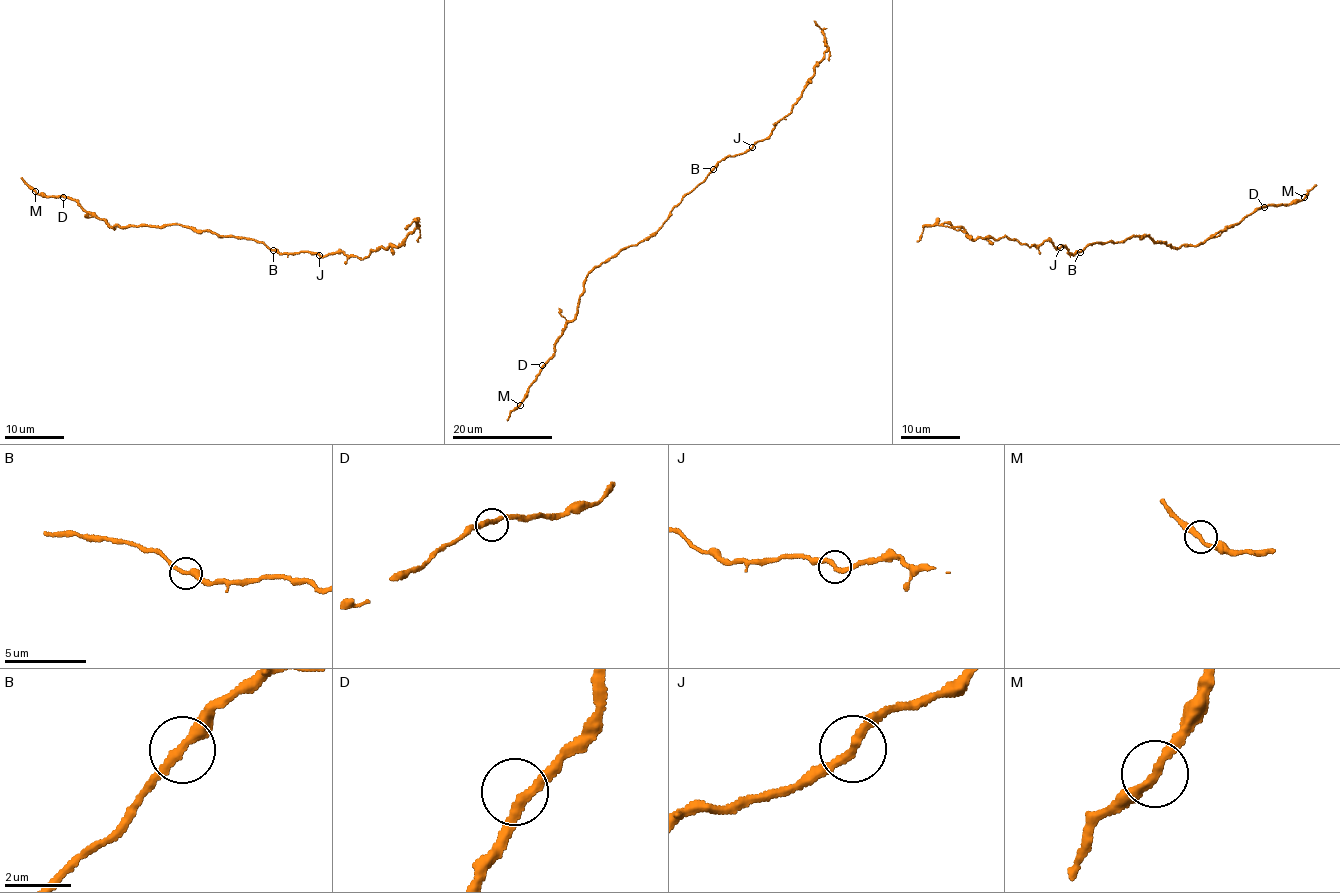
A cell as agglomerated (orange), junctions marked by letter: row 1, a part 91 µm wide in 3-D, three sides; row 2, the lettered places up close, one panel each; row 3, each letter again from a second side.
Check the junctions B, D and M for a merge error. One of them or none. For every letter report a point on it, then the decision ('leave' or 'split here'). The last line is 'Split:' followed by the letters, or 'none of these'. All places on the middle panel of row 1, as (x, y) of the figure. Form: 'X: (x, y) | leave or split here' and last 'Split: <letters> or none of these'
B: (713, 169) | split here
D: (542, 365) | leave
M: (520, 405) | leave
Split: B

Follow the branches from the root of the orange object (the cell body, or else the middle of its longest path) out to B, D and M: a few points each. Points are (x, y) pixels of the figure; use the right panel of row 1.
B: (1121, 241), (1096, 241), (1079, 251)
D: (1121, 241), (1148, 234), (1151, 240), (1168, 246), (1198, 245), (1256, 209), (1264, 207)
M: (1121, 241), (1148, 234), (1151, 240), (1168, 246), (1198, 245), (1267, 204), (1285, 205), (1304, 197)

